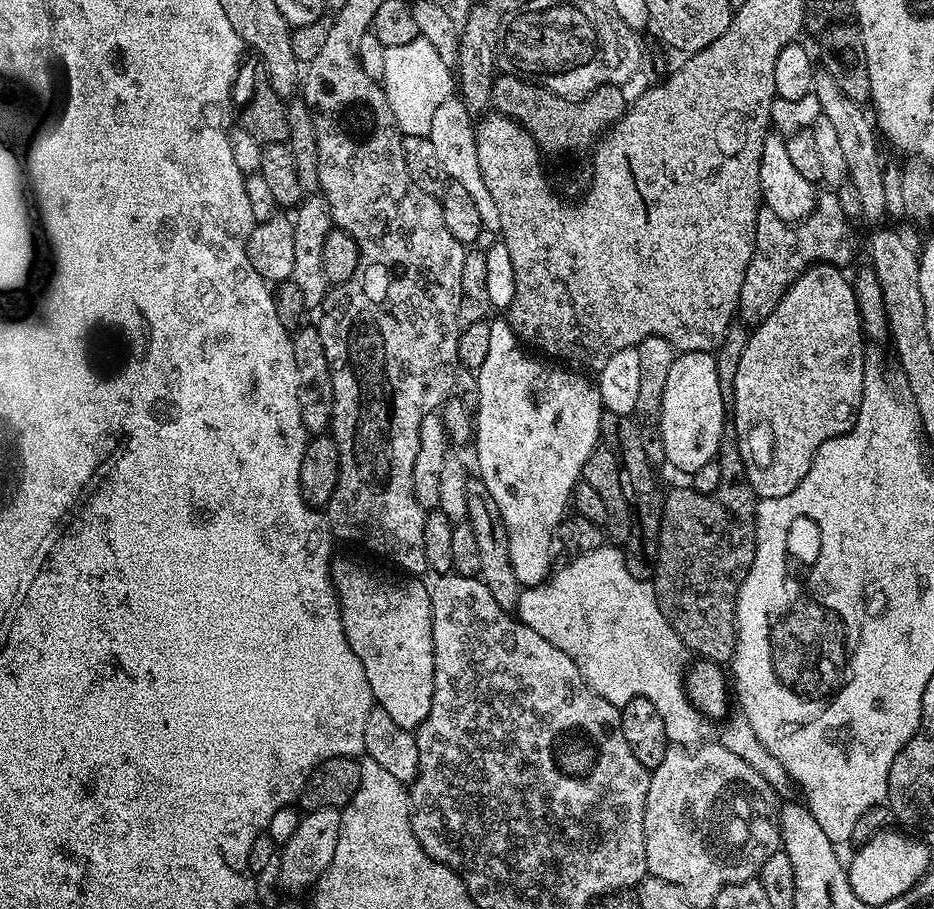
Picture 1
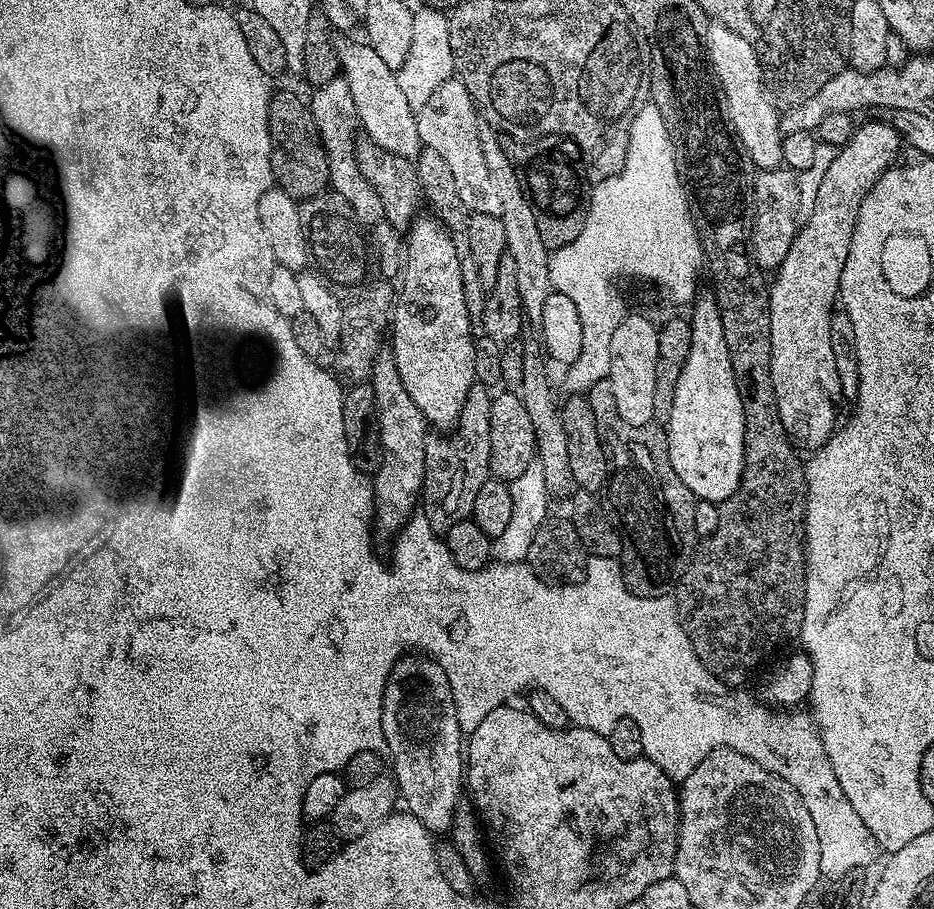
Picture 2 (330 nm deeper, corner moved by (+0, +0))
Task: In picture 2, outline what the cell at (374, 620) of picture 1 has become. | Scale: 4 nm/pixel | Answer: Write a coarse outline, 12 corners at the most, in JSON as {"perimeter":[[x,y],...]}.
{"perimeter":[[397,660],[382,730],[403,807],[451,833],[466,752],[440,664]]}

